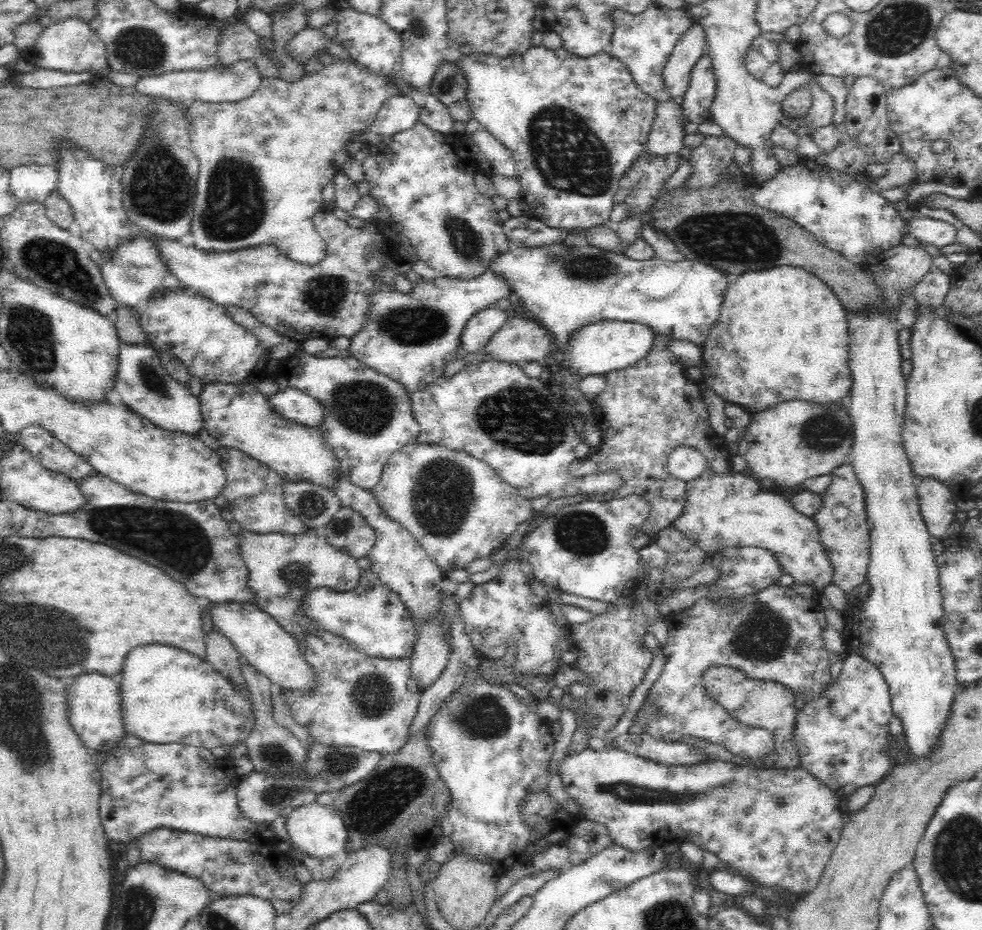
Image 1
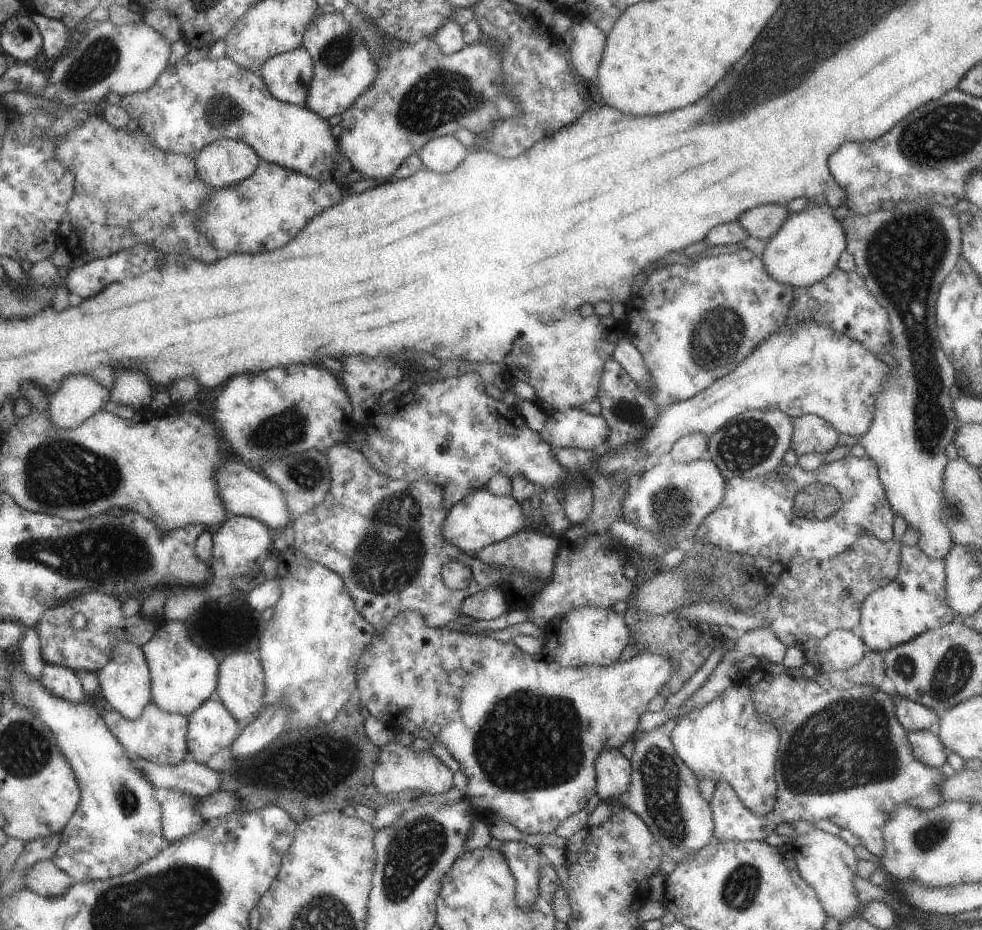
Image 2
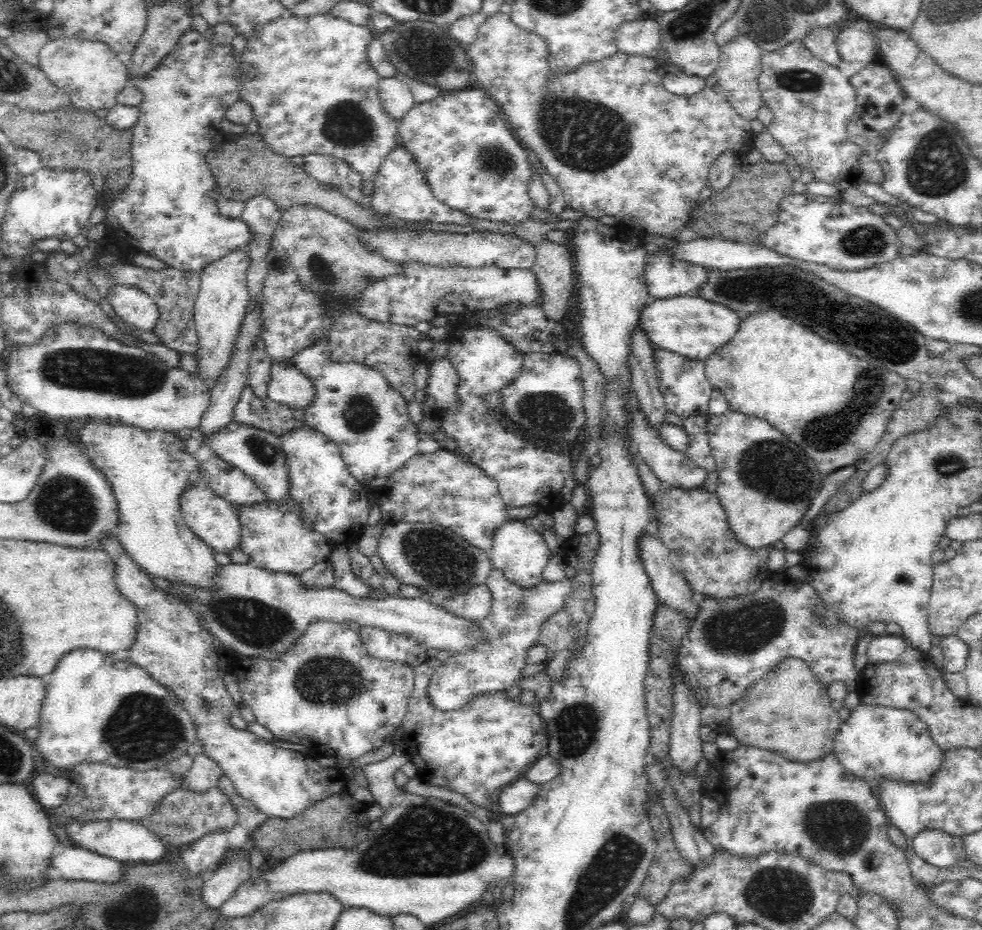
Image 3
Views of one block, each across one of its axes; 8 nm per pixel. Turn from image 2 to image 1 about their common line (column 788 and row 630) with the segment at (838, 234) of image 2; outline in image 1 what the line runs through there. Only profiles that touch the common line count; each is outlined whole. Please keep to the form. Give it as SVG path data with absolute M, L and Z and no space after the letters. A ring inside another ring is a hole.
M204 602L203 610L208 611L213 629L228 638L239 656L247 658L249 664L266 675L270 682L288 690L310 690L310 686L314 686L314 671L302 656L296 637L286 632L260 606L254 602Z

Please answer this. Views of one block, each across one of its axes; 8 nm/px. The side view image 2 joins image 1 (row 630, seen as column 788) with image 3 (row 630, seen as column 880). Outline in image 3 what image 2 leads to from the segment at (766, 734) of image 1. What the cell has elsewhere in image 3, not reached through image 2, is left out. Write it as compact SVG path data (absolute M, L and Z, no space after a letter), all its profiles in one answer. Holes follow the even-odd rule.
M786 571L770 573L754 594L718 601L712 597L698 599L700 610L693 620L690 632L677 645L677 663L684 674L686 684L691 686L700 705L701 726L721 731L731 715L731 706L741 699L755 681L765 677L782 658L801 658L810 665L813 675L827 689L833 682L843 682L848 691L858 690L858 674L853 660L860 637L856 629L840 623L833 631L828 630L812 614L820 604L820 597L813 586L790 578Z

